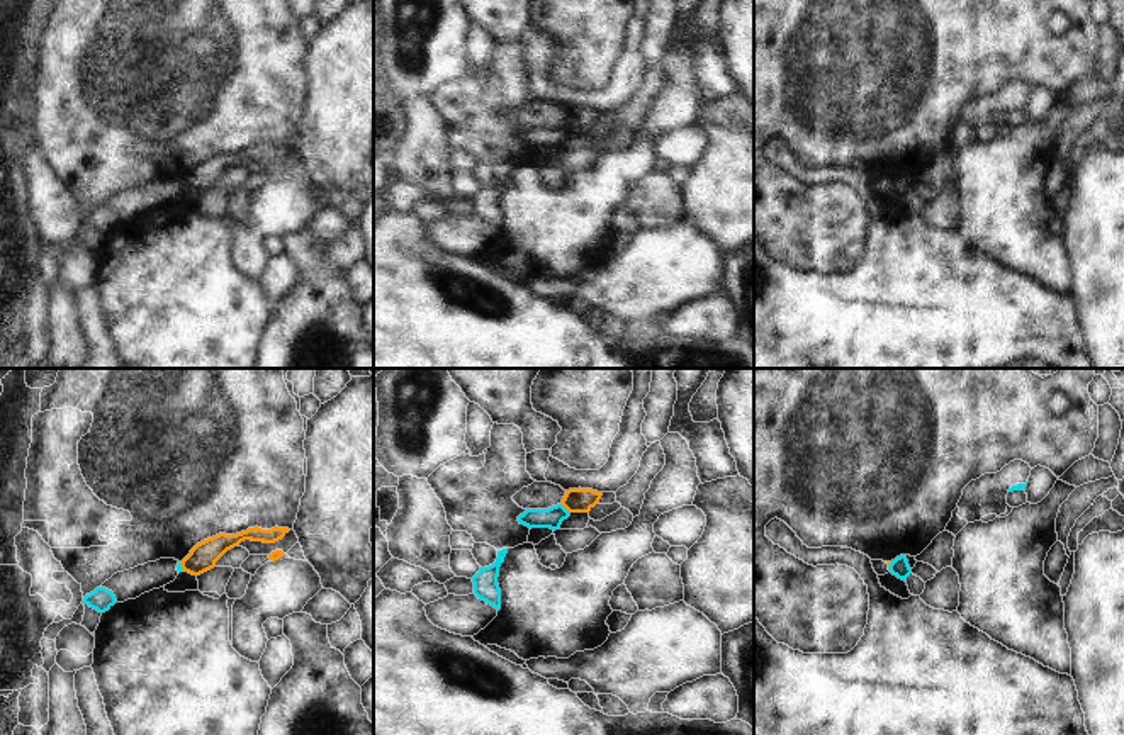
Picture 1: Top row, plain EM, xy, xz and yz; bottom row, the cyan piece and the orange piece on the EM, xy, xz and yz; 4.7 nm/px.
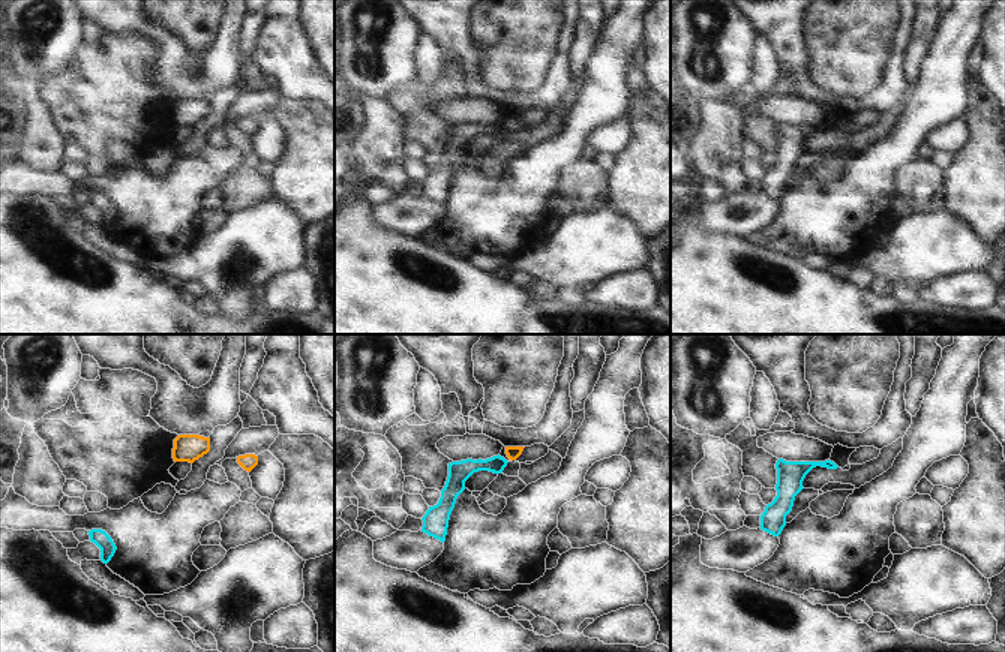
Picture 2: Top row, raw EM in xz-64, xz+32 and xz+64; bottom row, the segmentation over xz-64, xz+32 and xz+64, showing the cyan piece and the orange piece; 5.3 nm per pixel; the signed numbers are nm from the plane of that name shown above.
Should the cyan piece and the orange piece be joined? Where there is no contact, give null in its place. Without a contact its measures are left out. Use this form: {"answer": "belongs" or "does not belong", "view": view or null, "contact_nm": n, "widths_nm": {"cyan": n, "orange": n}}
{"answer": "does not belong", "view": "xz", "contact_nm": 70, "widths_nm": {"cyan": 100, "orange": 110}}

